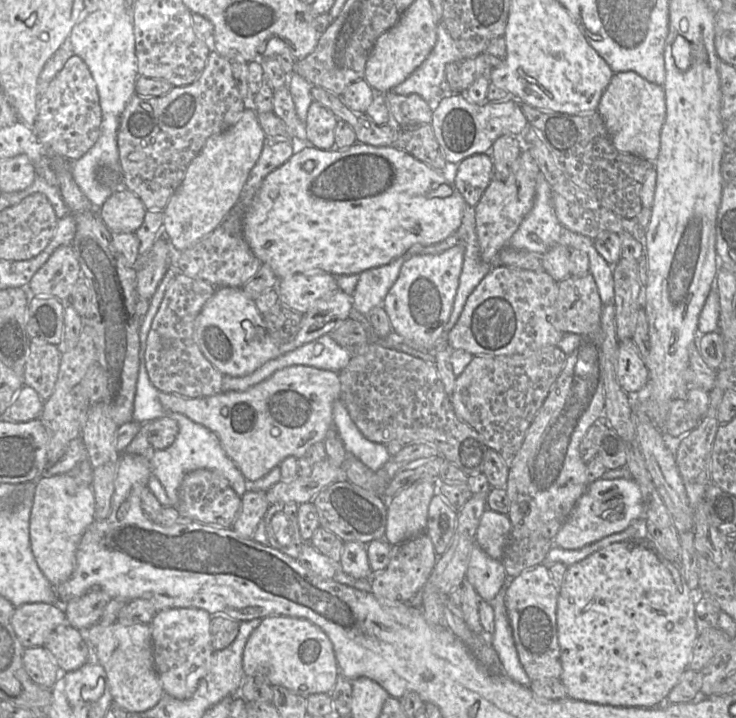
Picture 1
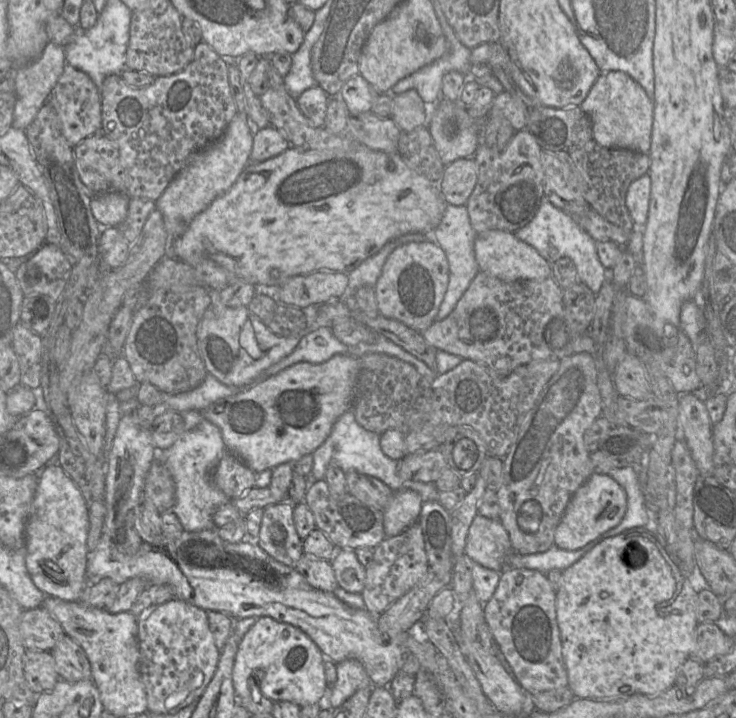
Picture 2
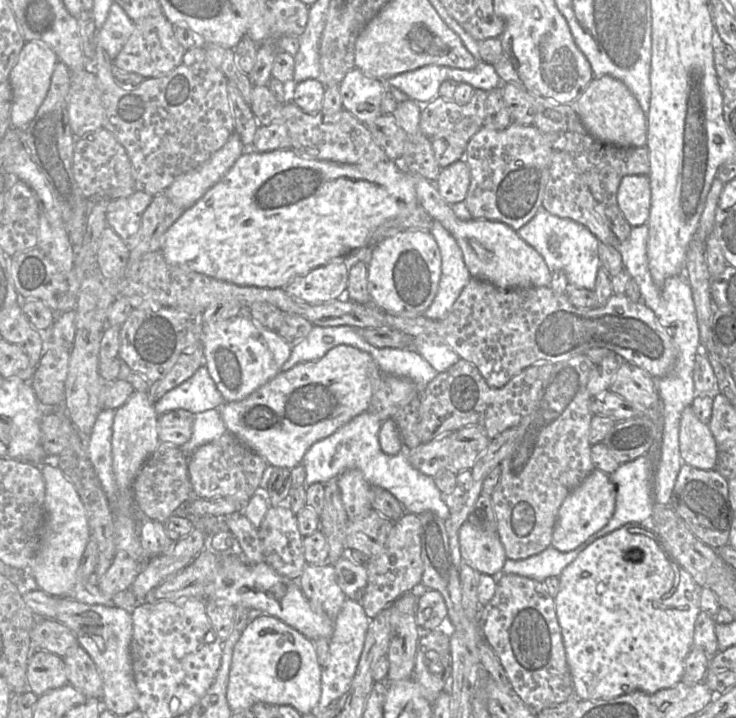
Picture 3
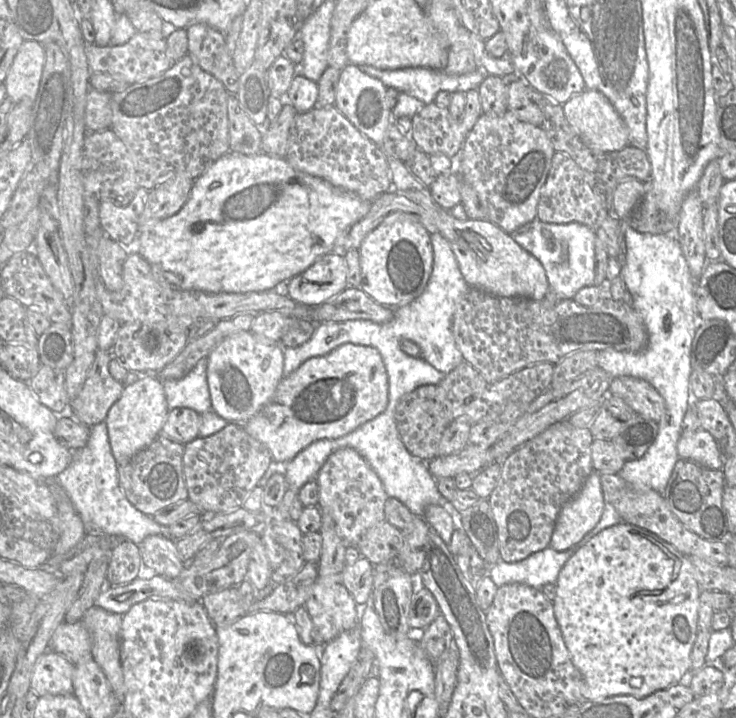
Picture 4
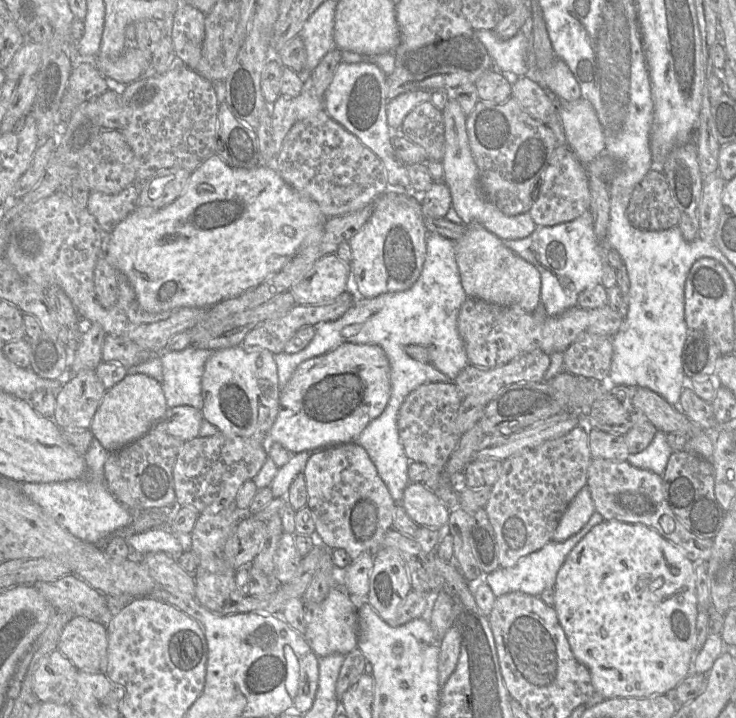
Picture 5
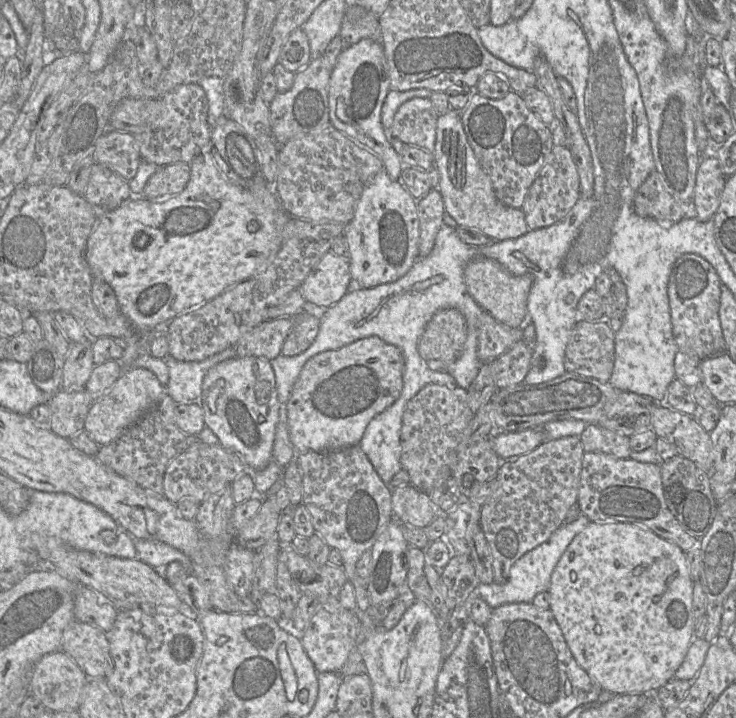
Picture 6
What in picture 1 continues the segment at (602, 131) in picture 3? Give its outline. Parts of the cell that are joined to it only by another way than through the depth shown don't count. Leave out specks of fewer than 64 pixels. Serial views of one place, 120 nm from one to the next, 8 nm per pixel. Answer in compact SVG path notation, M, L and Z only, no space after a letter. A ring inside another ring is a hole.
M632 71L616 73L600 99L597 112L619 152L638 156L649 162L656 161L660 150L661 129L666 118L663 86L650 83Z

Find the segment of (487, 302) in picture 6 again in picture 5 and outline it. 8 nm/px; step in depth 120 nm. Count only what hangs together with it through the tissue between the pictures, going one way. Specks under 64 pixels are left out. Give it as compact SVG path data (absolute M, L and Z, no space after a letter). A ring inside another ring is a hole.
M479 224L467 225L463 237L455 242L455 258L462 287L468 297L500 306L519 307L533 313L541 302L541 275L535 266L512 252L504 242Z

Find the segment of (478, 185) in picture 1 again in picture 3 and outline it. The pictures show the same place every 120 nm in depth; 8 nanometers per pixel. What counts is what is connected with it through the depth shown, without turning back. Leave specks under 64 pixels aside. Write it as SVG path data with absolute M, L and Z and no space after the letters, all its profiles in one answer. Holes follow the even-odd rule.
M459 160L441 169L435 186L449 205L464 202L470 186L470 169L465 160Z

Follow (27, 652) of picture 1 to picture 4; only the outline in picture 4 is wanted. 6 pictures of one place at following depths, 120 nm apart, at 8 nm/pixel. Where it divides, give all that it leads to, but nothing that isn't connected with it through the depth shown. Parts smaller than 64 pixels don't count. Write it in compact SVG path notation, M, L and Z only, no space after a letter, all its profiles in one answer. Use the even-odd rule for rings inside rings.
M48 650L36 662L31 676L31 690L44 696L73 694L75 665L64 656Z

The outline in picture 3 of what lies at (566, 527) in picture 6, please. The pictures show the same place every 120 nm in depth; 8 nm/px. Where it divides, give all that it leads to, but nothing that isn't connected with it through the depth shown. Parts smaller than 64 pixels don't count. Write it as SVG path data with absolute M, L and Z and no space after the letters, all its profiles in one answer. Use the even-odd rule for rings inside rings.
M584 543L569 552L560 552L551 545L539 554L526 559L506 559L502 574L516 574L544 582L549 577L559 577L581 551L585 549Z

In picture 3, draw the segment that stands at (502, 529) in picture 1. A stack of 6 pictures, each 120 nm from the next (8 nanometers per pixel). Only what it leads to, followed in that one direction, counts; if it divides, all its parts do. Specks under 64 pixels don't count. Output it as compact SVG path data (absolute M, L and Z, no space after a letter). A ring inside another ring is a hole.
M465 522L459 529L459 545L463 563L479 573L502 574L507 557L497 532L483 532Z

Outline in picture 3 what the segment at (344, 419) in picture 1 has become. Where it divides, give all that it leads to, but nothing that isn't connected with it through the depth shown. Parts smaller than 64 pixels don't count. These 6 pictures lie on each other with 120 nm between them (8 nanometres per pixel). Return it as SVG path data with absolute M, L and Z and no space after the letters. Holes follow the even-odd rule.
M366 411L344 424L329 437L314 443L301 461L305 468L303 487L307 488L316 482L325 484L346 470L358 469L371 486L390 492L401 503L405 512L415 515L432 512L446 521L451 512L443 501L442 493L436 487L434 478L415 469L410 464L405 449L396 455L388 455L381 450L379 431L382 423L376 414Z

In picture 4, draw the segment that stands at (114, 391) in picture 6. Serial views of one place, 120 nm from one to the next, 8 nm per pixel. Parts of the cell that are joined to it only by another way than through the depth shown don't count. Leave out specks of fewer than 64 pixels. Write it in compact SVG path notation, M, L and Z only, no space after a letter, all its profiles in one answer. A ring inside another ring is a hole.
M145 377L126 385L120 398L110 407L104 421L118 466L127 464L136 453L148 447L160 435L169 412L162 382L157 377Z

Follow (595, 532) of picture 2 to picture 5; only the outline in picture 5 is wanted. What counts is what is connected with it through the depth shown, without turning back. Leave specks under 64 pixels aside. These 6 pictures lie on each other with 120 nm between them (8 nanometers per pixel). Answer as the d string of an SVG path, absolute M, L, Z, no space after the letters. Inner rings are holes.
M585 485L570 502L556 527L552 540L563 542L578 533L595 512L589 488Z

